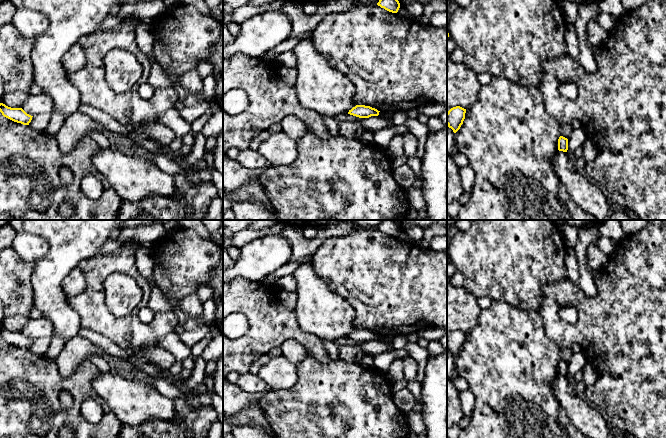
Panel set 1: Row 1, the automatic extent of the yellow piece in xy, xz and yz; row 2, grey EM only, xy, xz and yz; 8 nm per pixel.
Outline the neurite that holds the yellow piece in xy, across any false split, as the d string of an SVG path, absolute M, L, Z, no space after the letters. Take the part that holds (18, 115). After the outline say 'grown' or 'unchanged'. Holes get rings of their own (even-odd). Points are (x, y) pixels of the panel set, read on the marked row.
M0 103L0 112L4 117L23 125L29 125L33 117L27 114L22 108L11 108L3 103Z; unchanged

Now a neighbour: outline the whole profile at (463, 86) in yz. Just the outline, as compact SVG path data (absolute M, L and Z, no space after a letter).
M447 51L447 113L456 106L468 109L474 105L480 88L477 73L464 63L454 63Z

